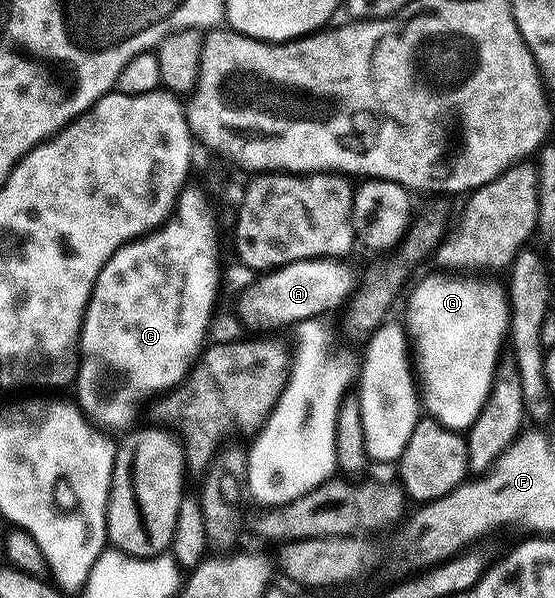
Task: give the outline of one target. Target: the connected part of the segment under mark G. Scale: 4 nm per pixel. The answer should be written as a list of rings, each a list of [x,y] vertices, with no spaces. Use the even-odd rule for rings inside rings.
[[[459,273],[427,275],[411,291],[407,299],[405,330],[413,352],[413,370],[421,388],[421,407],[430,418],[436,419],[451,431],[466,432],[477,421],[491,391],[495,372],[500,366],[499,350],[504,350],[511,326],[511,305],[502,282],[487,279],[484,283],[470,283]]]

